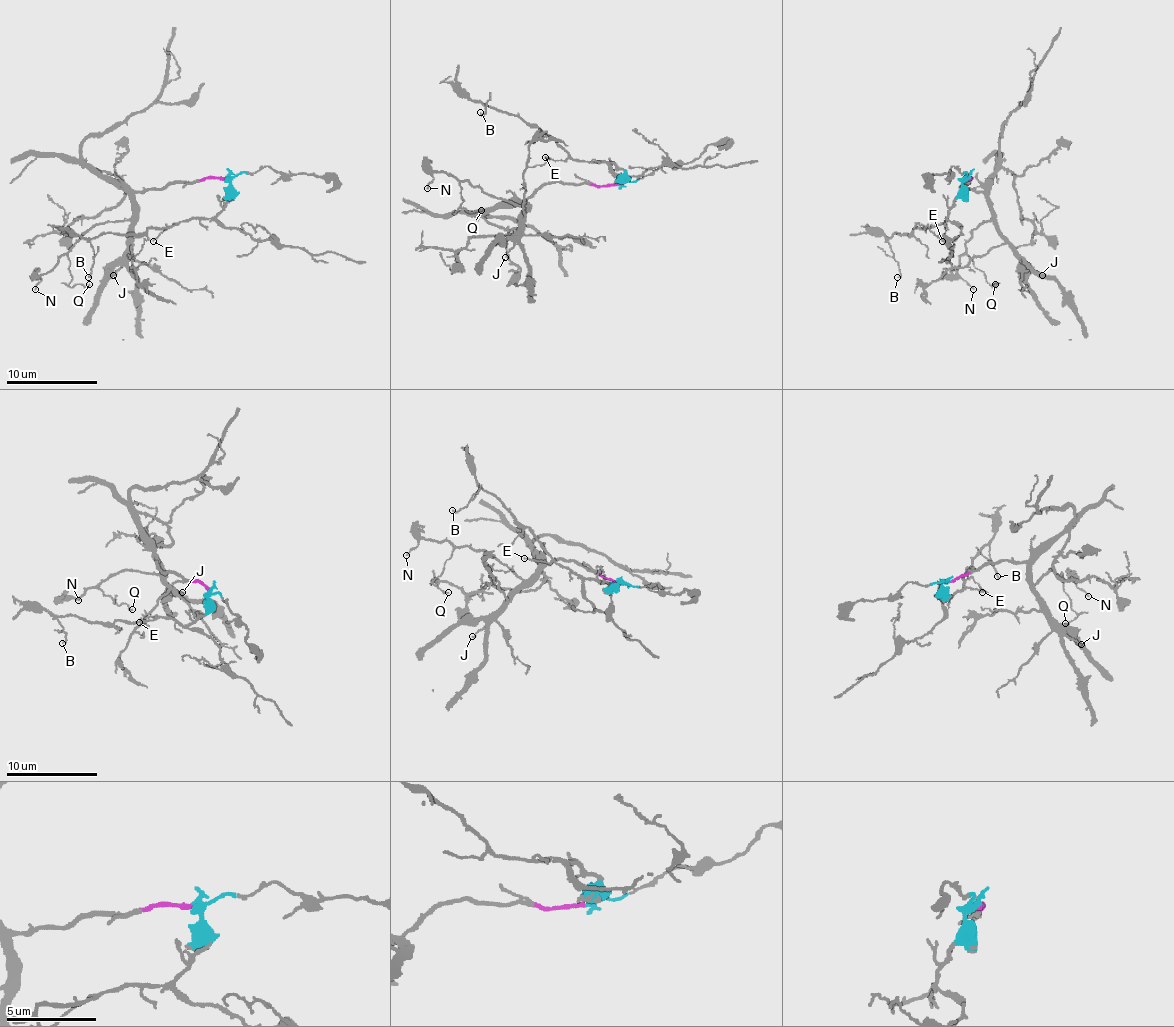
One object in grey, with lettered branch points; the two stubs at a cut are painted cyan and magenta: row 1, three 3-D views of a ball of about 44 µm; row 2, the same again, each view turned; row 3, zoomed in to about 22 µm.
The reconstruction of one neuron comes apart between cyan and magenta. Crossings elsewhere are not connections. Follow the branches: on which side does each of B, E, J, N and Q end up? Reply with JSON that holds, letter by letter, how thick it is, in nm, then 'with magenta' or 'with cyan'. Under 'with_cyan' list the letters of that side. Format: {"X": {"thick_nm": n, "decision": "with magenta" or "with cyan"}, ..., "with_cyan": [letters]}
{"B": {"thick_nm": 100, "decision": "with cyan"}, "E": {"thick_nm": 120, "decision": "with cyan"}, "J": {"thick_nm": 100, "decision": "with magenta"}, "N": {"thick_nm": 120, "decision": "with magenta"}, "Q": {"thick_nm": 130, "decision": "with magenta"}, "with_cyan": ["B", "E"]}

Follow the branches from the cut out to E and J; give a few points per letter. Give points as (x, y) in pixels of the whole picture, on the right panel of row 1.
E: (969, 177), (944, 222), (942, 240)
J: (969, 177), (967, 188), (981, 190), (985, 195), (994, 226), (1042, 274)

